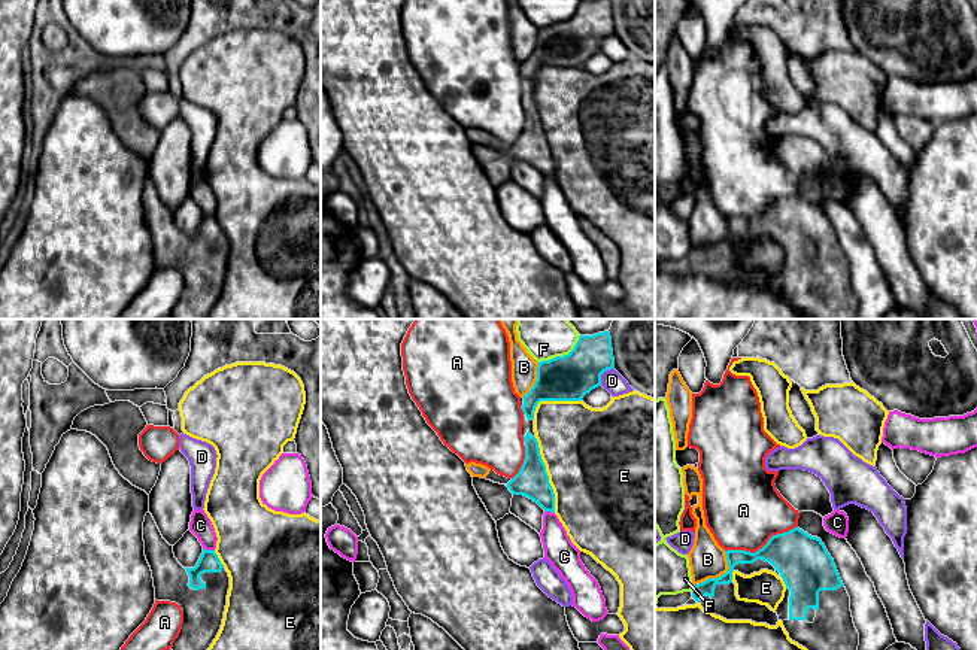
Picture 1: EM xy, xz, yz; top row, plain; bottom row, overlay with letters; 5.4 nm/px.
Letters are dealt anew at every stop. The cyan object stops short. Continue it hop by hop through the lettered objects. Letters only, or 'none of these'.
none of these

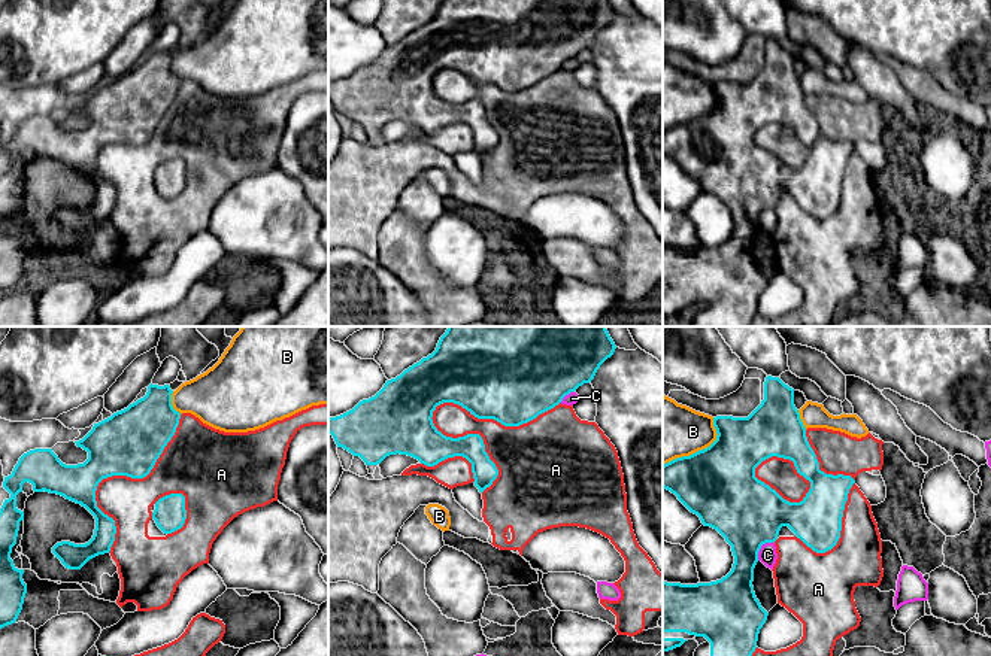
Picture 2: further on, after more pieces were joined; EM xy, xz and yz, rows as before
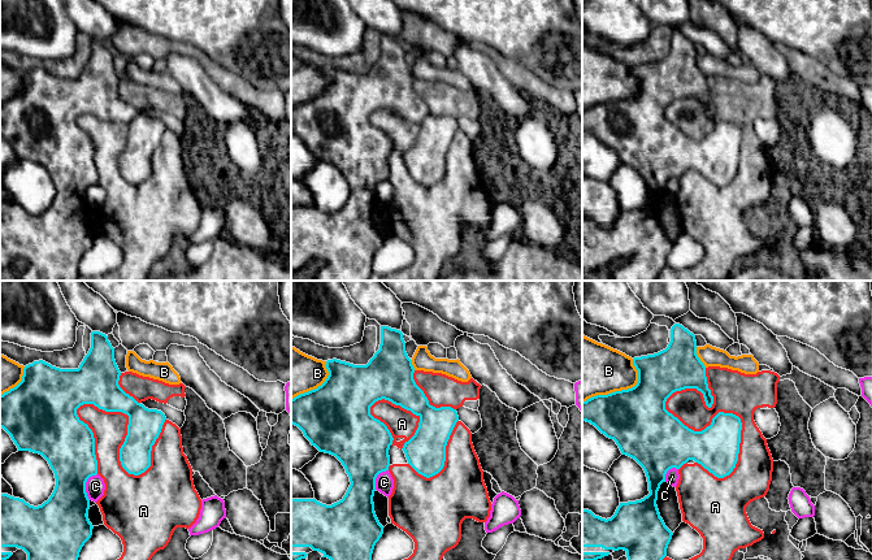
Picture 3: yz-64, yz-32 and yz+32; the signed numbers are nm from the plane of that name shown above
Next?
none of these

